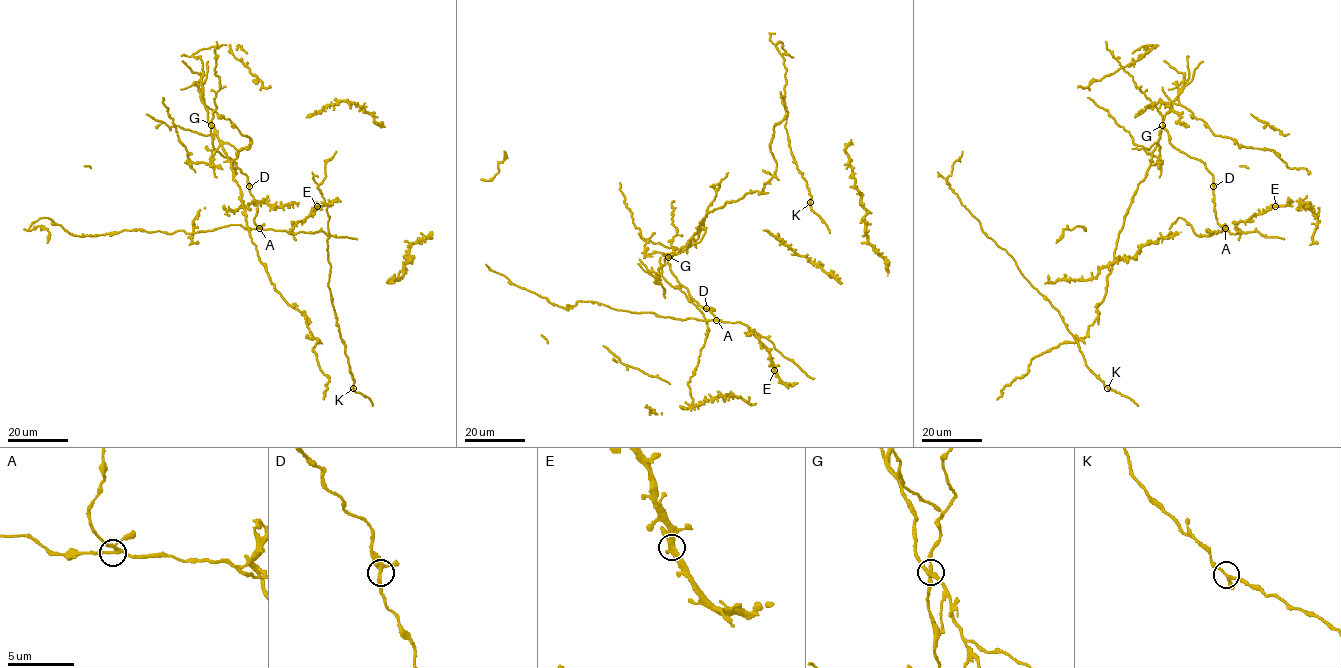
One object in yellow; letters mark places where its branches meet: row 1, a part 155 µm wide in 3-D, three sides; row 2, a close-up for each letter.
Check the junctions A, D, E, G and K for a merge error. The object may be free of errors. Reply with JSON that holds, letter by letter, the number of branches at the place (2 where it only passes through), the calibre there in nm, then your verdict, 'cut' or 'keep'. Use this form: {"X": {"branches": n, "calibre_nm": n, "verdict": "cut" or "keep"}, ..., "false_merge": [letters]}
{"A": {"branches": 4, "calibre_nm": 240, "verdict": "keep"}, "D": {"branches": 3, "calibre_nm": 300, "verdict": "keep"}, "E": {"branches": 4, "calibre_nm": 380, "verdict": "keep"}, "G": {"branches": 4, "calibre_nm": 260, "verdict": "cut"}, "K": {"branches": 3, "calibre_nm": 240, "verdict": "keep"}, "false_merge": ["G"]}

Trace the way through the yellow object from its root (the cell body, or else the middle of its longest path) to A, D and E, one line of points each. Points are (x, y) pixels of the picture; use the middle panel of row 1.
A: (672, 255), (667, 261), (672, 273), (700, 306), (714, 309), (711, 312), (716, 320)
D: (672, 255), (667, 261), (672, 273), (689, 296), (706, 309)
E: (672, 255), (667, 261), (670, 270), (689, 296), (714, 309), (719, 321), (746, 324), (768, 352), (774, 370)

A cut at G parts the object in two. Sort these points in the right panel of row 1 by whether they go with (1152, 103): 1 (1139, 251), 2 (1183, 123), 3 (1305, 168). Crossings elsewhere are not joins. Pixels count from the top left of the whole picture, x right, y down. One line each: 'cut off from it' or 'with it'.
1: with it
2: with it
3: cut off from it

